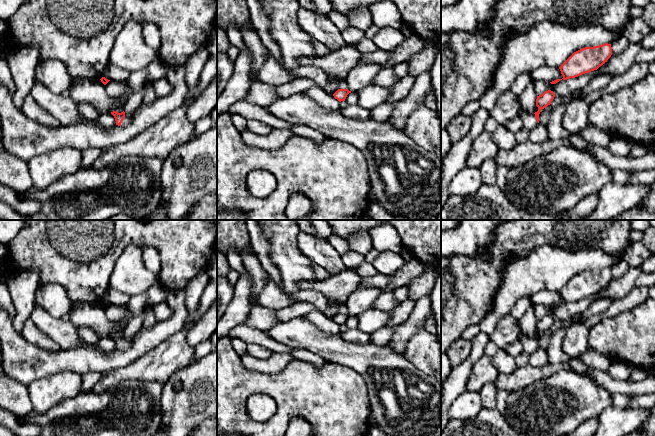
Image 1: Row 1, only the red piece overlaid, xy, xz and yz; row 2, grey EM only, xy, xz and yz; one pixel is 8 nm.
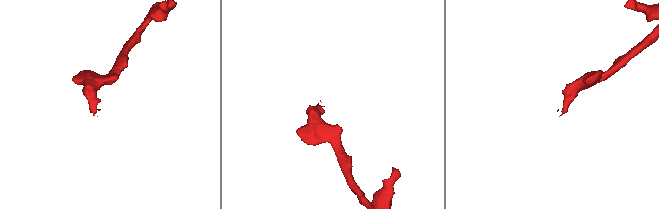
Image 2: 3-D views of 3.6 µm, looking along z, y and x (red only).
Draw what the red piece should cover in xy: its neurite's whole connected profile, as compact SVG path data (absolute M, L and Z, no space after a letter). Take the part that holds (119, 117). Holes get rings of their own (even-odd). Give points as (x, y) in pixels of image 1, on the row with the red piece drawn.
M116 111L111 112L111 114L115 118L116 125L122 126L122 127L125 127L132 122L132 120L135 116L135 113L136 113L136 111L129 113L129 114L126 114L124 111L121 113L118 113Z

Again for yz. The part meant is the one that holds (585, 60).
M605 43L594 47L585 47L574 52L560 67L562 79L578 77L597 70L612 55L611 44Z

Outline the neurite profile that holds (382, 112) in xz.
M398 102L382 103L370 110L370 117L376 121L388 121L397 103Z

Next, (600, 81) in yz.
M604 73L604 74L597 75L594 79L592 79L588 83L588 85L585 88L572 92L572 94L578 98L583 99L589 93L595 92L599 89L603 89L606 85L610 83L612 79L613 76L611 74Z

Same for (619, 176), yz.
M612 170L612 181L618 184L626 184L634 173L627 170Z

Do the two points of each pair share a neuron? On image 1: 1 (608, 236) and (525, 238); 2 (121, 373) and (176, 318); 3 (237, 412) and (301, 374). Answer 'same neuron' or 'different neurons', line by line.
1: same neuron
2: different neurons
3: same neuron

